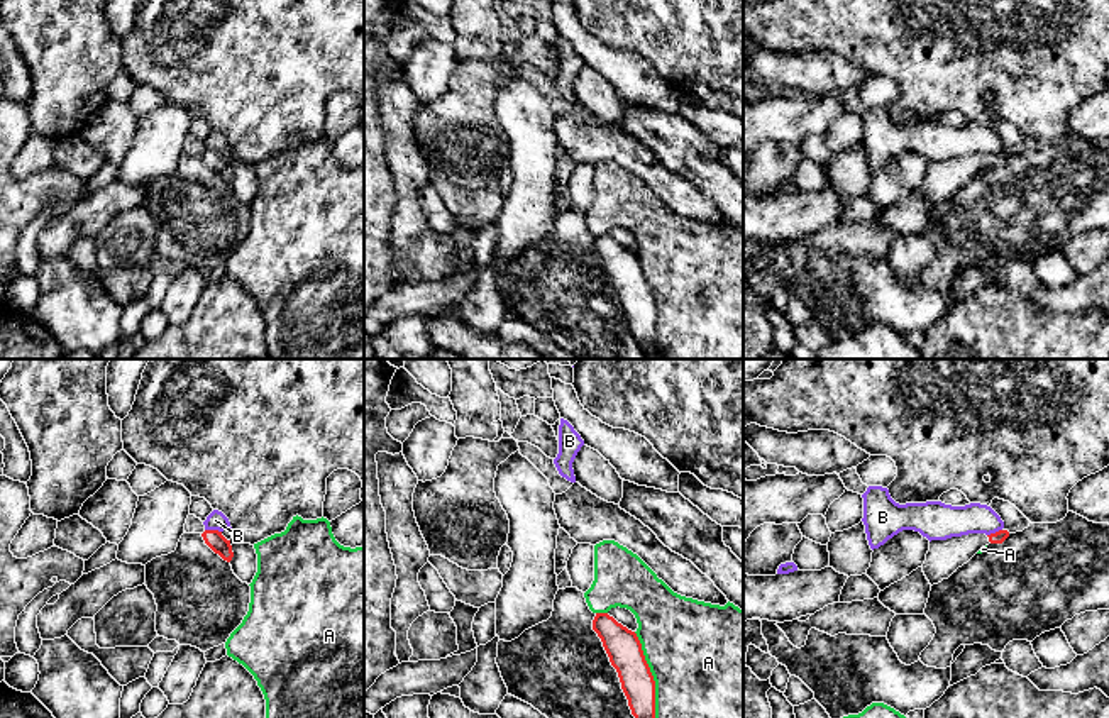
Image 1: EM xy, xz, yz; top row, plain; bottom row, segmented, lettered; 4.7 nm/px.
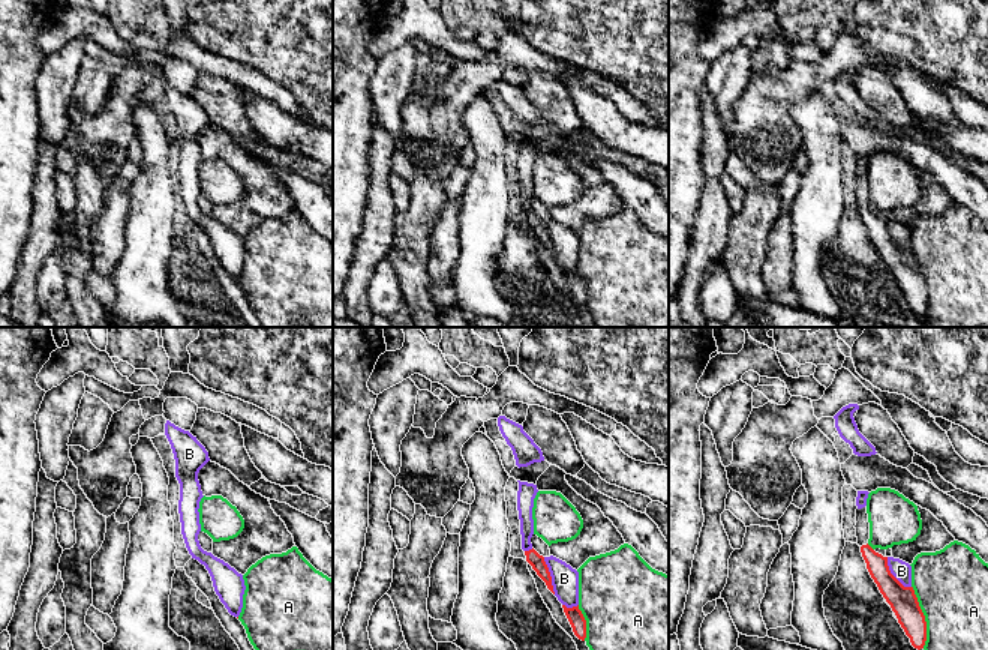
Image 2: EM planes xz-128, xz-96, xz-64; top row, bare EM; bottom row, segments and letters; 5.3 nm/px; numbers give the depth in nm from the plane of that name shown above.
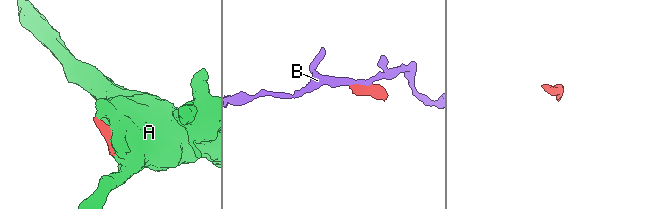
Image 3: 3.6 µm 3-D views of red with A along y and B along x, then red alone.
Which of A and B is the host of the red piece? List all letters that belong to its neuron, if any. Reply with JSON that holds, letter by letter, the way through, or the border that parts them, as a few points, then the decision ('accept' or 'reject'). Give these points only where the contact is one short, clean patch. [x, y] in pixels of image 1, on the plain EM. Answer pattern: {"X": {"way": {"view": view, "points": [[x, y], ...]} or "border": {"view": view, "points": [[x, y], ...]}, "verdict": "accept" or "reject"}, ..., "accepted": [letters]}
{"A": {"verdict": "reject"}, "B": {"border": {"view": "xy", "points": [[205, 149], [220, 153]]}, "verdict": "reject"}, "accepted": []}

